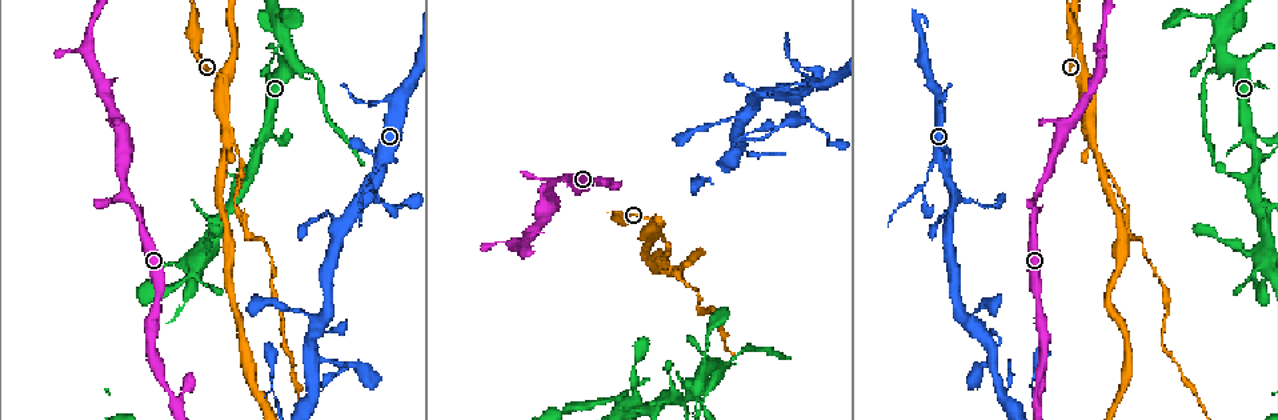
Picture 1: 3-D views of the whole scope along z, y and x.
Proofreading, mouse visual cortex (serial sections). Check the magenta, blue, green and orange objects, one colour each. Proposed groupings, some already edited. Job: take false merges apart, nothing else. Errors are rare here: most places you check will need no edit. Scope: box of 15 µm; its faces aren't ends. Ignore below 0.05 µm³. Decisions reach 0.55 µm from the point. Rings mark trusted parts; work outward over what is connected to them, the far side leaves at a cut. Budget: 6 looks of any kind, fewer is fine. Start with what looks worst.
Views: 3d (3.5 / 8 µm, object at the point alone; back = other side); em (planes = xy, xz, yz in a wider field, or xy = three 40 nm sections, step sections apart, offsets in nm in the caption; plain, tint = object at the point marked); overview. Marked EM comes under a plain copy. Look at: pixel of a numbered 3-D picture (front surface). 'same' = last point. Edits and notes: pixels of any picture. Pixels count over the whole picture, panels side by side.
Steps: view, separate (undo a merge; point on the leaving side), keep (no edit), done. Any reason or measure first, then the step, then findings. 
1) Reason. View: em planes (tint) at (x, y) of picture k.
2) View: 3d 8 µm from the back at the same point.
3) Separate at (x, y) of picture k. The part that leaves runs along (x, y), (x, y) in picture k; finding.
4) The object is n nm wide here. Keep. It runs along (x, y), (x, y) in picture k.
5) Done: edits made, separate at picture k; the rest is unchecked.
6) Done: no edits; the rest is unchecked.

Branch point. View: 3d 8 µm from the back at (655, 233) of picture 1.

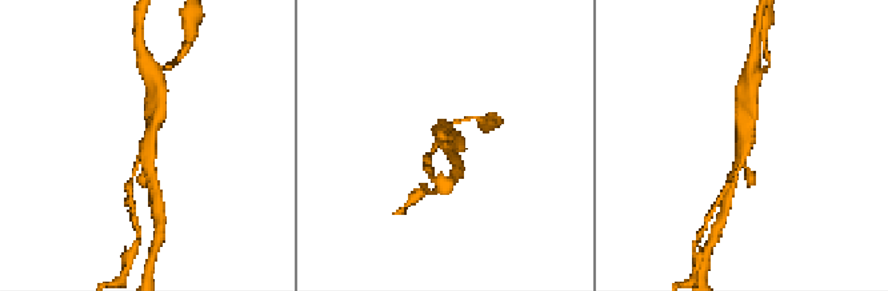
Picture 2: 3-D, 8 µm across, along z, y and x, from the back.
View: em xy step 5 (tint) at (443, 143) of picture 2.

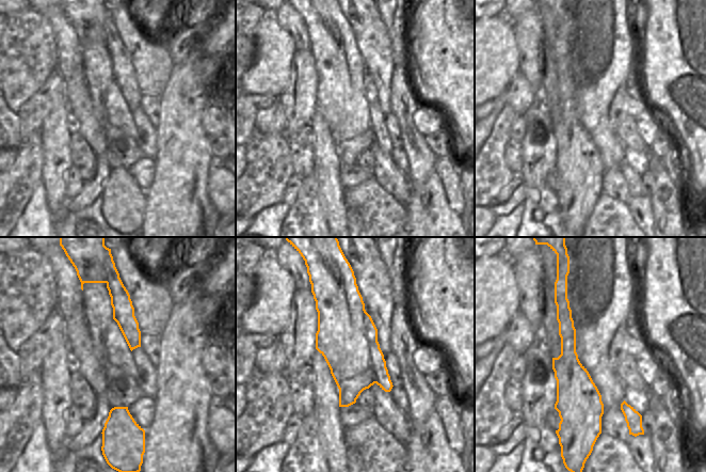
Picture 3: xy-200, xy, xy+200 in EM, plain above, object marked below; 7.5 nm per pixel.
The object is 460 nm wide here. Separate at (143, 51) of picture 2. The part that leaves runs along (150, 75), (160, 92), (155, 123) in picture 2; a second cell is stuck on.

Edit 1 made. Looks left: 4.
Redraw. View: overview.

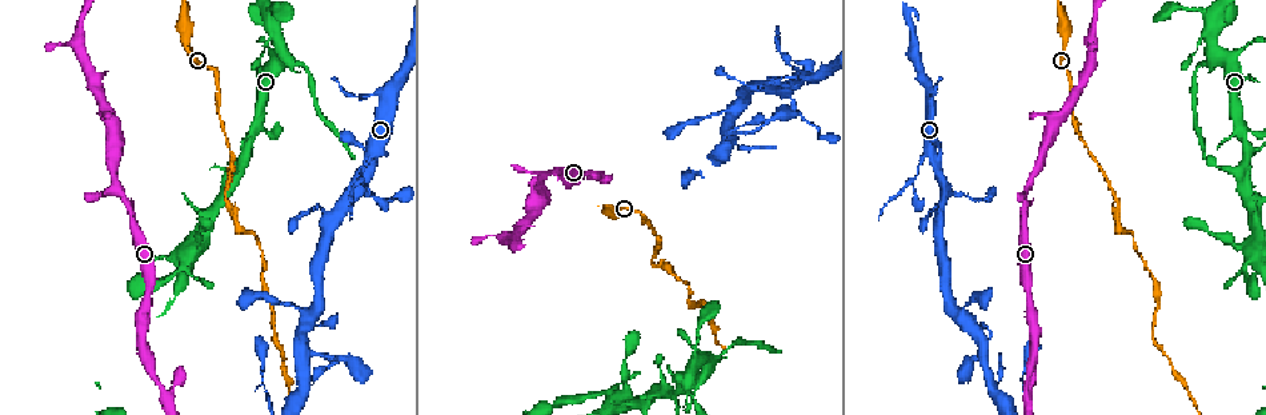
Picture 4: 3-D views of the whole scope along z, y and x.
Calibre changes. View: 3d 8 µm from the back at (728, 349) of picture 4.

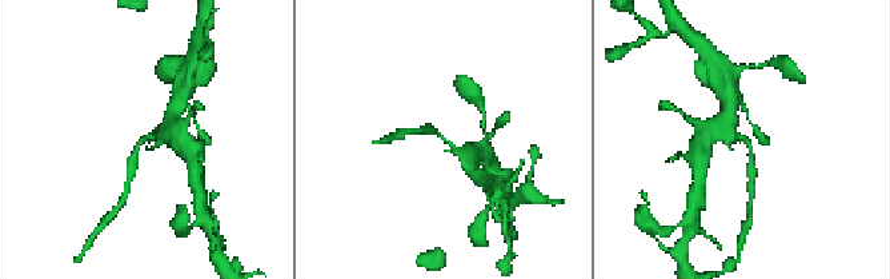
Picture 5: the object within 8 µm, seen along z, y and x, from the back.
Need the tissue. View: em xy step 5 (tint) at (440, 134) of picture 5.

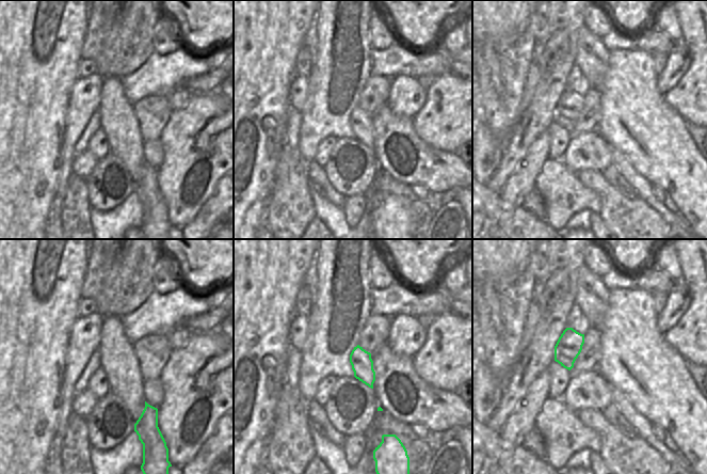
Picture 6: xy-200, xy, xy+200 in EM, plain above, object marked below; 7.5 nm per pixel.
Separate at (750, 170) of picture 5. The part that leaves runs along (749, 150), (749, 203) in picture 5; a second cell is stuck on.

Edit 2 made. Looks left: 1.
Done: edits made, separate at picture 2, separate at picture 5; the rest is unchecked.

